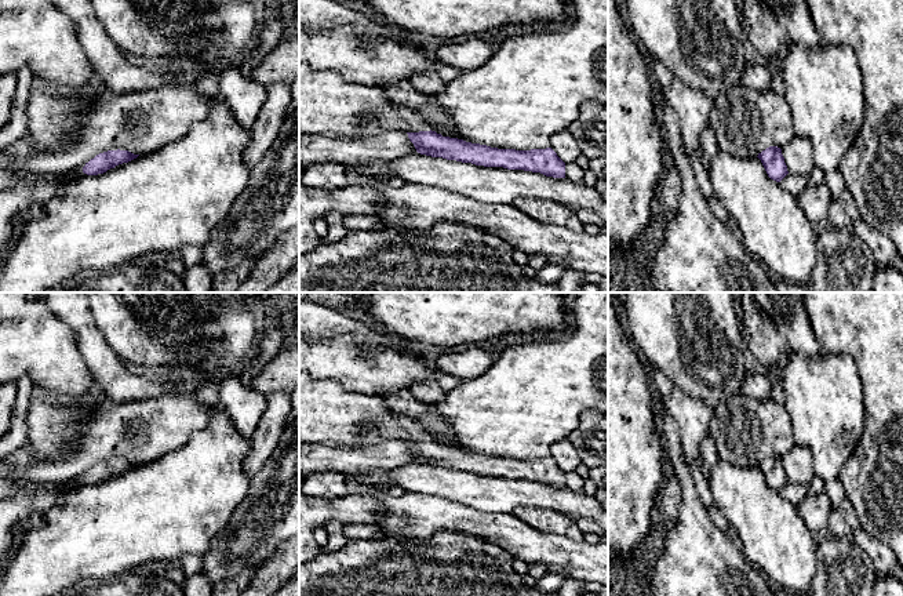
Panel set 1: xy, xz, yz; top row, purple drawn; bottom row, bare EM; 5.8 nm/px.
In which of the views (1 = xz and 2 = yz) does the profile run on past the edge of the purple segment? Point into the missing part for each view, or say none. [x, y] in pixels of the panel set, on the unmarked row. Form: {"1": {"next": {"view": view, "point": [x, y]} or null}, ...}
{"1": {"next": {"view": "xz", "point": [328, 413]}}, "2": {"next": null}}

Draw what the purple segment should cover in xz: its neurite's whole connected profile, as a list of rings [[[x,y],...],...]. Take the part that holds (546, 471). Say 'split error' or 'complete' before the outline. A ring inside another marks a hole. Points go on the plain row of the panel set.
split error; [[[299,374],[299,443],[382,443],[404,440],[420,464],[443,466],[484,476],[503,476],[540,481],[546,486],[565,487],[565,472],[551,457],[516,459],[471,453],[458,447],[443,446],[430,437],[414,418],[389,408],[383,395],[352,392],[332,379],[314,379]]]

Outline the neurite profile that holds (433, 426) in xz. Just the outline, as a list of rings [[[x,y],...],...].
[[[409,389],[385,393],[383,399],[394,413],[416,419],[432,440],[443,446],[458,447],[449,425],[443,419],[434,404],[419,401]]]

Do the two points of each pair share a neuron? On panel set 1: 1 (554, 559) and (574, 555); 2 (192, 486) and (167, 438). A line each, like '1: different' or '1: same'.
1: same
2: different

